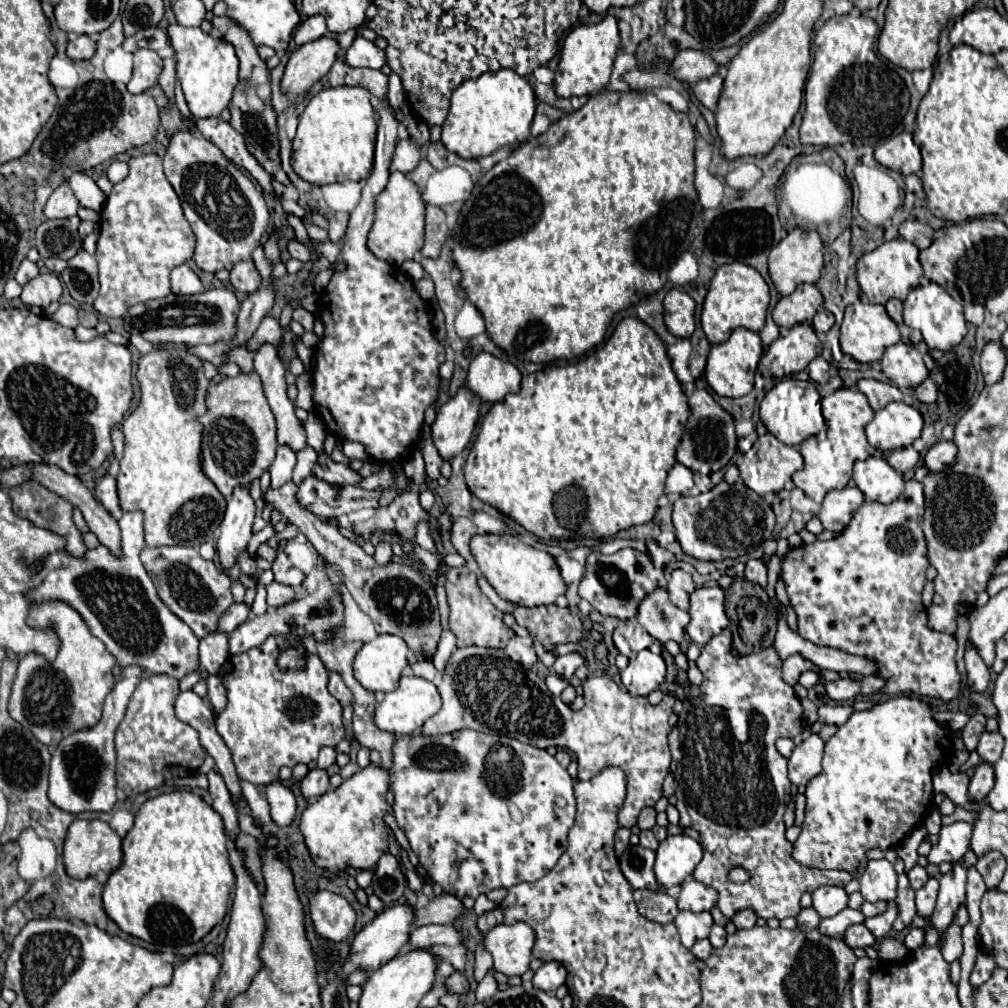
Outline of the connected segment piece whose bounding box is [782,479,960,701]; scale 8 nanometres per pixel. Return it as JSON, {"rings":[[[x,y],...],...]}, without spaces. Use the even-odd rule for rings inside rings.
{"rings":[[[916,479],[906,481],[904,493],[892,503],[864,501],[854,513],[840,537],[792,547],[782,557],[782,581],[786,585],[790,605],[798,615],[798,633],[816,643],[878,661],[878,675],[886,679],[884,695],[912,693],[918,697],[940,697],[950,701],[960,691],[960,671],[956,667],[956,639],[948,633],[928,629],[926,607],[922,605],[922,589],[926,583],[926,539],[922,533],[924,485]]]}

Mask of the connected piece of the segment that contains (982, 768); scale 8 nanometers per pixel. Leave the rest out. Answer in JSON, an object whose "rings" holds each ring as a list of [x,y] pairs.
{"rings":[[[980,763],[970,779],[970,797],[984,799],[994,787],[994,767],[990,763]]]}

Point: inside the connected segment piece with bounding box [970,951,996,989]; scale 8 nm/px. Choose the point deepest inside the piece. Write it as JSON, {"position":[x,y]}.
{"position":[985,964]}

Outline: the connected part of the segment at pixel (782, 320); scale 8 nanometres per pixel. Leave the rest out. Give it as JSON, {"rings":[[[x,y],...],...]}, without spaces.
{"rings":[[[802,283],[796,287],[796,291],[792,295],[786,295],[776,303],[772,317],[778,327],[790,329],[802,321],[810,323],[820,305],[822,305],[820,291],[814,285]]]}

